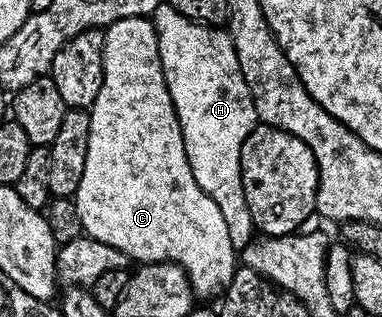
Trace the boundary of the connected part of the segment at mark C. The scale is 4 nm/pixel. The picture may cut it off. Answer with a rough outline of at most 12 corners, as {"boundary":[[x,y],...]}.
{"boundary":[[149,17],[104,30],[73,199],[83,231],[174,262],[199,299],[236,251],[196,184]]}

